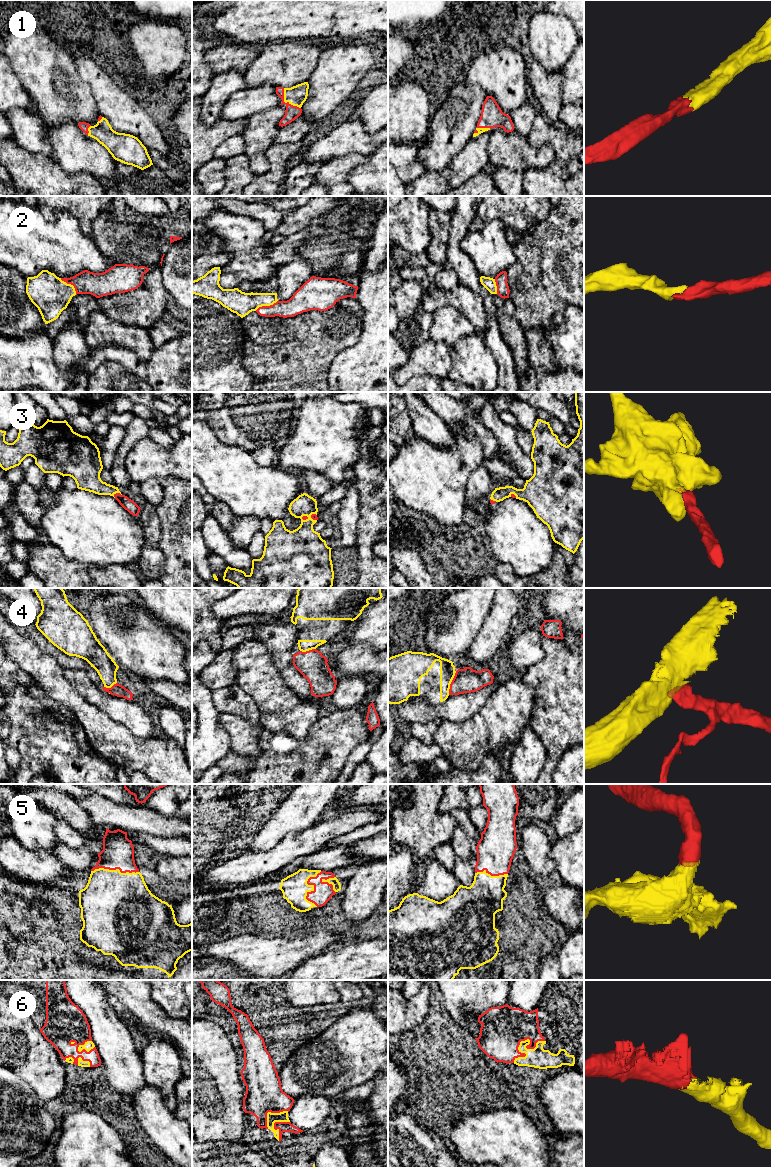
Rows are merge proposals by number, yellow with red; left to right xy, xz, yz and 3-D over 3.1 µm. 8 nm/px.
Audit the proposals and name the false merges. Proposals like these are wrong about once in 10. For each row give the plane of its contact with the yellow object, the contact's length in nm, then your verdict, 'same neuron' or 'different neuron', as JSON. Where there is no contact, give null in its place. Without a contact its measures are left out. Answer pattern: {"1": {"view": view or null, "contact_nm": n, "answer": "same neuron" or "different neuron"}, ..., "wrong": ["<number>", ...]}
{"1": {"view": "xz", "contact_nm": 220, "answer": "same neuron"}, "2": {"view": "xy", "contact_nm": 190, "answer": "same neuron"}, "3": {"view": "xy", "contact_nm": 70, "answer": "same neuron"}, "4": {"view": "yz", "contact_nm": 200, "answer": "different neuron"}, "5": {"view": "xz", "contact_nm": 300, "answer": "same neuron"}, "6": {"view": "yz", "contact_nm": 320, "answer": "same neuron"}, "wrong": ["4"]}

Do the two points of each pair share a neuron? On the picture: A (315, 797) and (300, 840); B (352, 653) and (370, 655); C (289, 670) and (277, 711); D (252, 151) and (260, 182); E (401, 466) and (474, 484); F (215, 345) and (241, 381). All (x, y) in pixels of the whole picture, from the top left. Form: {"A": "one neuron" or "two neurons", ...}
{"A": "two neurons", "B": "one neuron", "C": "two neurons", "D": "two neurons", "E": "two neurons", "F": "one neuron"}

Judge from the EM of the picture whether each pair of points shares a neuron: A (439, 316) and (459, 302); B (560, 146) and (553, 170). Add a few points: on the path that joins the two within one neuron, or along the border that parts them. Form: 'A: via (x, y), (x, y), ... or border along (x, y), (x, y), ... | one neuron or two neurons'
A: border along (431, 312), (439, 307), (453, 306), (471, 321) | two neurons
B: border along (554, 159), (561, 167) | two neurons

